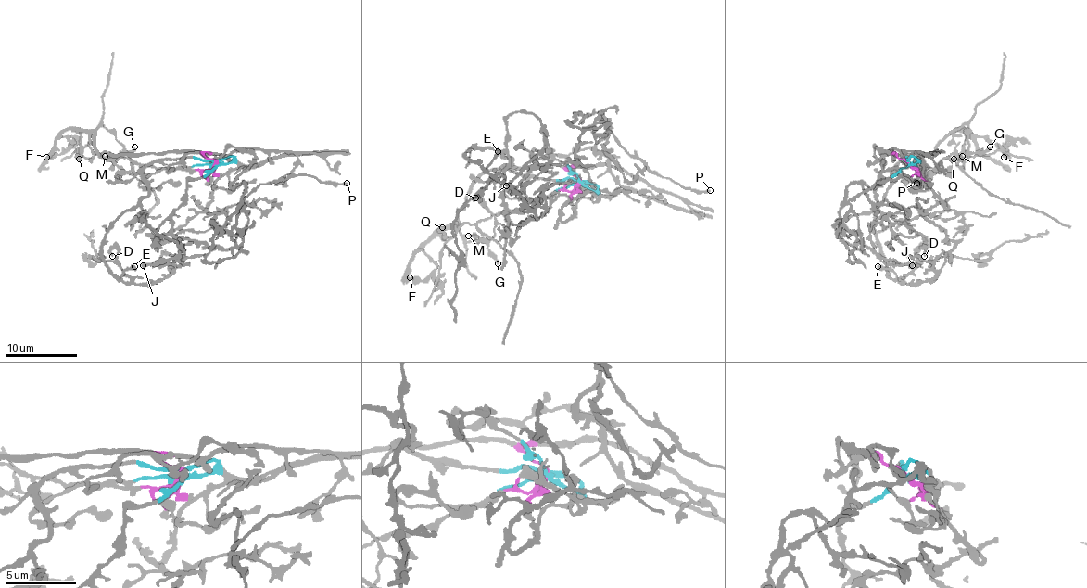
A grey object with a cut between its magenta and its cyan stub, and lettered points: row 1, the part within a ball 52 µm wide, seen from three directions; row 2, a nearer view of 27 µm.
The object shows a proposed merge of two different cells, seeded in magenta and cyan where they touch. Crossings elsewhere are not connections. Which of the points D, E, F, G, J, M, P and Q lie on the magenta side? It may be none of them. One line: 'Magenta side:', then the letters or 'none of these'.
Magenta side: F, G, M, Q

